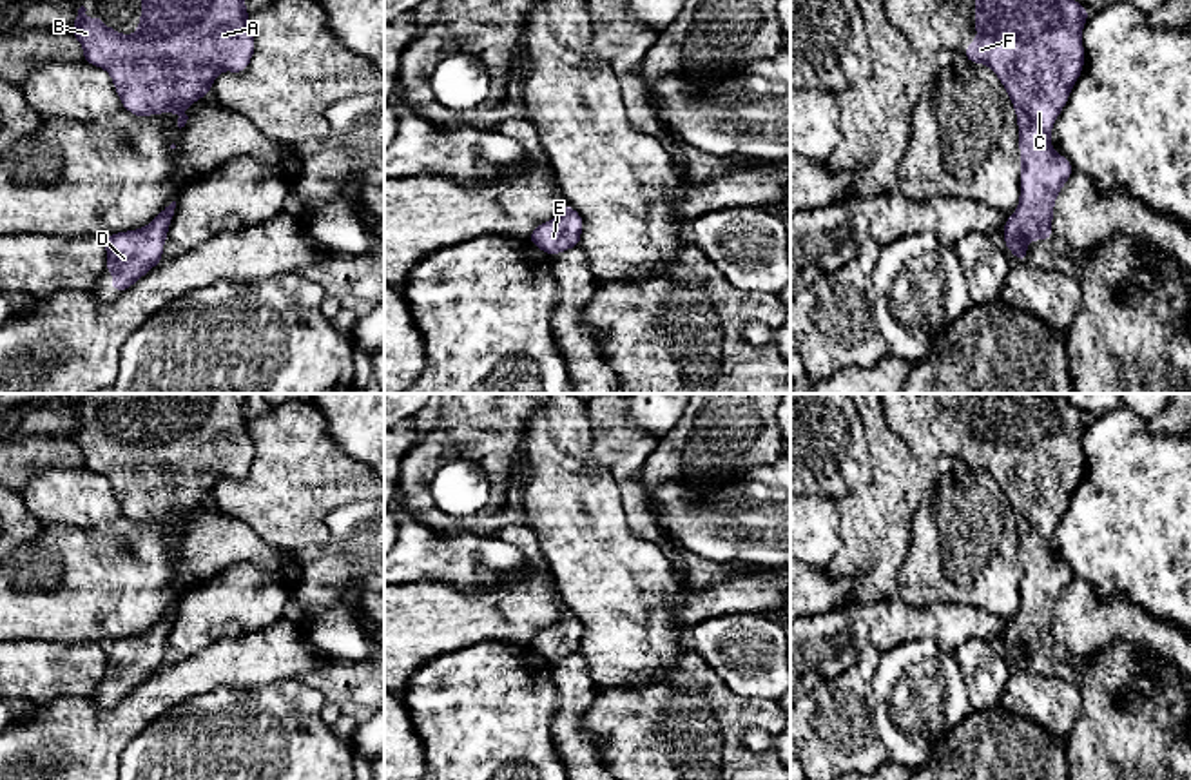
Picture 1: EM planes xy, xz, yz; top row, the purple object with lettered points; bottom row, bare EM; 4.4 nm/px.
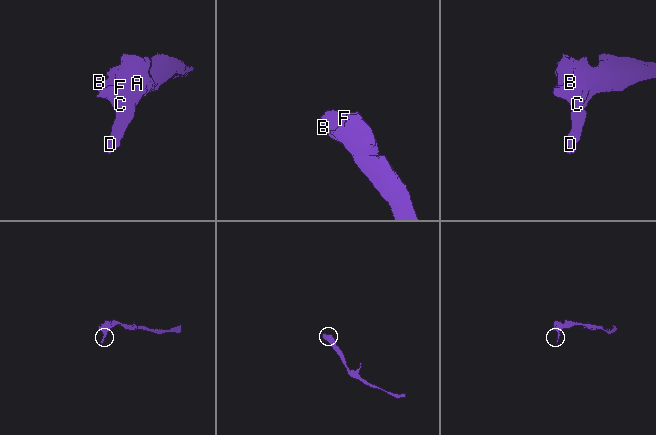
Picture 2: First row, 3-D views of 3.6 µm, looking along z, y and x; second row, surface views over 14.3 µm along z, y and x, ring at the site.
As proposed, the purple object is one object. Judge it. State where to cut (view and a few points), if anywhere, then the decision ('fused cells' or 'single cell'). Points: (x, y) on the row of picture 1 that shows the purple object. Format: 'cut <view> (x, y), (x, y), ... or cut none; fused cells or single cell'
cut none; single cell

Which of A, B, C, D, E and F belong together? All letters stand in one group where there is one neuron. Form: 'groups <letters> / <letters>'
groups A B C D E F

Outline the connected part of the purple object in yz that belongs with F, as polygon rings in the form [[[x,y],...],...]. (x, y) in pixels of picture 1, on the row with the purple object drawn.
[[[975,0],[977,38],[963,54],[997,74],[1019,125],[1021,196],[1017,210],[1004,223],[1004,247],[1017,261],[1028,259],[1026,241],[1051,239],[1055,200],[1073,174],[1070,160],[1053,151],[1050,134],[1082,73],[1082,27],[1089,16],[1091,13],[1077,0]]]

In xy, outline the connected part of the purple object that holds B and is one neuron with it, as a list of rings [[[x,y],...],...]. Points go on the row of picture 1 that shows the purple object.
[[[141,0],[134,34],[105,27],[100,15],[87,20],[85,11],[83,5],[78,9],[71,31],[83,45],[83,62],[111,74],[121,105],[131,114],[145,118],[176,112],[179,129],[189,120],[181,111],[210,93],[221,71],[247,71],[256,51],[245,0]]]

